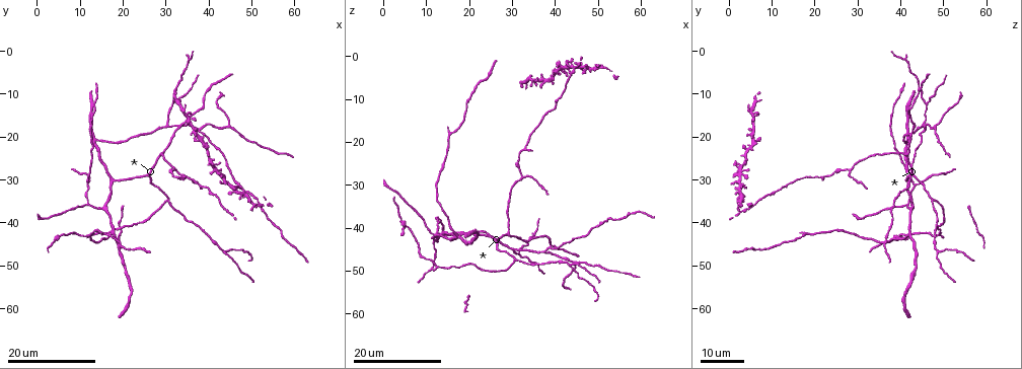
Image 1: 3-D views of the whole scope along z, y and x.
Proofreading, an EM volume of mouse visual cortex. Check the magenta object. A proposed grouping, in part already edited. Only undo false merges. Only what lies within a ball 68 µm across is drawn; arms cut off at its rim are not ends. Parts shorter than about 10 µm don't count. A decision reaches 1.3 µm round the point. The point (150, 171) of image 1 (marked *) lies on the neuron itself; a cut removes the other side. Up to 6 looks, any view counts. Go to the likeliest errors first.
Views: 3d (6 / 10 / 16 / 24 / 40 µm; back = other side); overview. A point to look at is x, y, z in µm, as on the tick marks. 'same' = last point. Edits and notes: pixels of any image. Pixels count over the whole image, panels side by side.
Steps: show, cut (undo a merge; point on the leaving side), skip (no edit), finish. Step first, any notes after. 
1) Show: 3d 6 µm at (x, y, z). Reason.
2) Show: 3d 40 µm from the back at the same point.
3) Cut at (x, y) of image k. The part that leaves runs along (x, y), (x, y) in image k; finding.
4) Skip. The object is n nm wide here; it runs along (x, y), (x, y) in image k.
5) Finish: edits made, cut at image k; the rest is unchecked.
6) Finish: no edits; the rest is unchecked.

Show: 3d 24 µm at (30.5, 34.5, 47.5). Three arms meet.

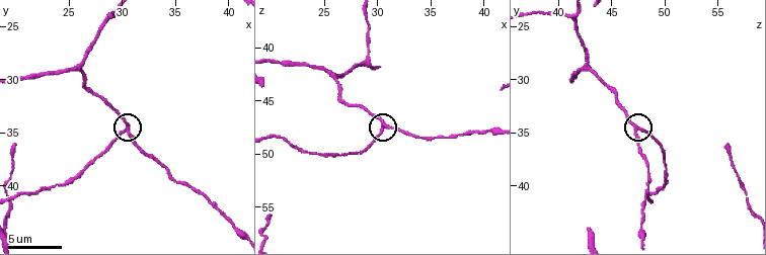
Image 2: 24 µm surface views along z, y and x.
Show: 3d 10 µm at (30.4, 34.8, 47.6).

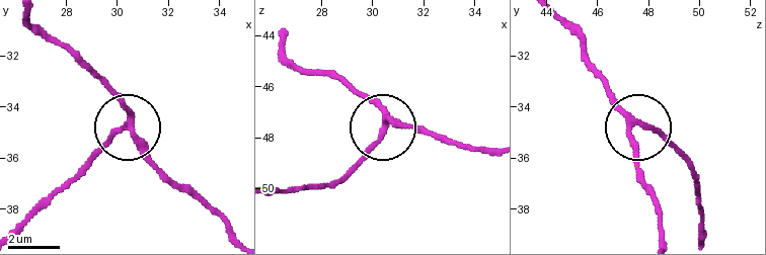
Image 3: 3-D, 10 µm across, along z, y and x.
Skip. It runs along (29, 19), (119, 104), (139, 144), (175, 181) in image 3; all the same neuron.

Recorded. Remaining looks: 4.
Show: 3d 16 µm at (15.0, 36.5, 42.5).

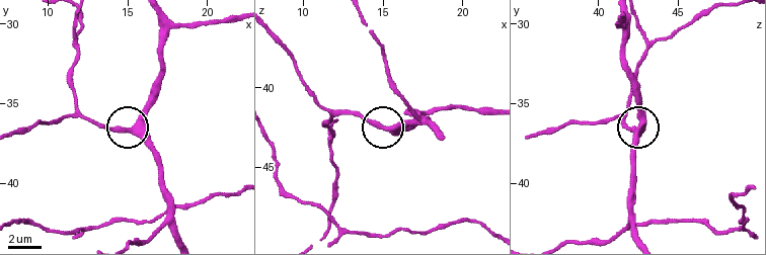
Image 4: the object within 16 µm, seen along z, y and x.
Show: 3d 10 µm at (14.8, 36.7, 42.5).

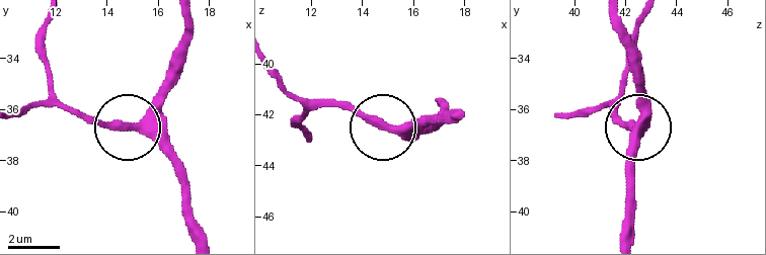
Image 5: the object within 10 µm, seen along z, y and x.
Skip. The object is 390 nm wide here; it runs along (190, 17), (168, 89), (145, 115), (119, 128), (75, 115) in image 5; one neuron here.

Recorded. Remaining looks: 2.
Finish: no edits; the rest is unchecked.

